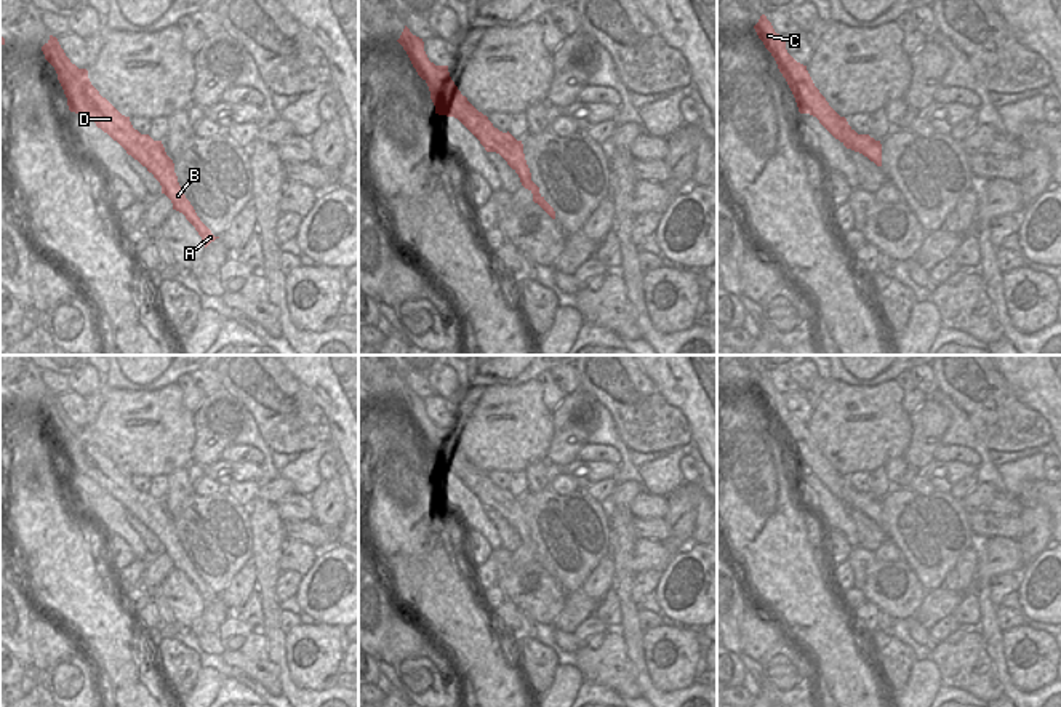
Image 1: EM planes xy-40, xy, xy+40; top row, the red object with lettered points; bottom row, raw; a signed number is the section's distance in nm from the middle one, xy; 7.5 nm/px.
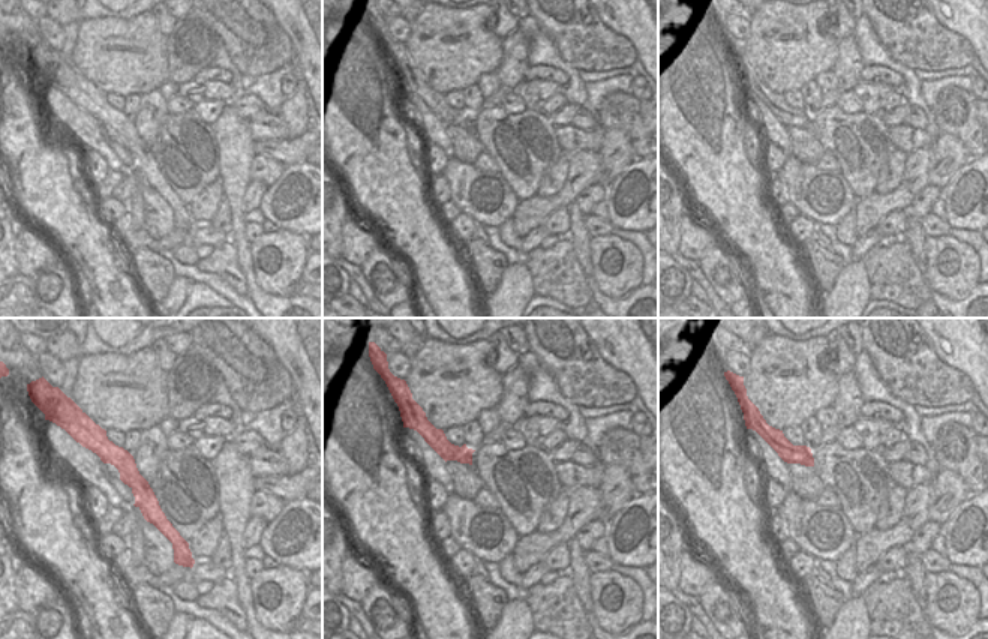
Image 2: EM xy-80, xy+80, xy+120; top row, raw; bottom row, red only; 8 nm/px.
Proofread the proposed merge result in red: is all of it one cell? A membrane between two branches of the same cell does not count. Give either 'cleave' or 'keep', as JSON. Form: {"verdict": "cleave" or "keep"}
{"verdict": "cleave"}

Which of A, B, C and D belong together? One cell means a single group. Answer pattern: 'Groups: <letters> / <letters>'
Groups: A B D / C

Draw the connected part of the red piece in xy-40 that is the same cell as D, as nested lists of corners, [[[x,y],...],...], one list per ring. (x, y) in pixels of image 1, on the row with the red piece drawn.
[[[86,69],[83,77],[74,77],[67,70],[58,70],[56,74],[67,98],[69,110],[94,122],[96,126],[117,141],[128,155],[131,155],[142,166],[146,166],[149,173],[154,174],[162,186],[162,194],[171,200],[173,210],[182,213],[195,227],[205,242],[205,248],[219,238],[214,237],[211,230],[200,221],[194,206],[186,198],[174,173],[174,163],[166,155],[162,141],[154,141],[149,134],[141,134],[138,130],[134,130],[130,117],[122,115],[91,85]]]

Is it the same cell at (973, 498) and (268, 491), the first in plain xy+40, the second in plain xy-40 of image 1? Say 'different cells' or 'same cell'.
same cell

